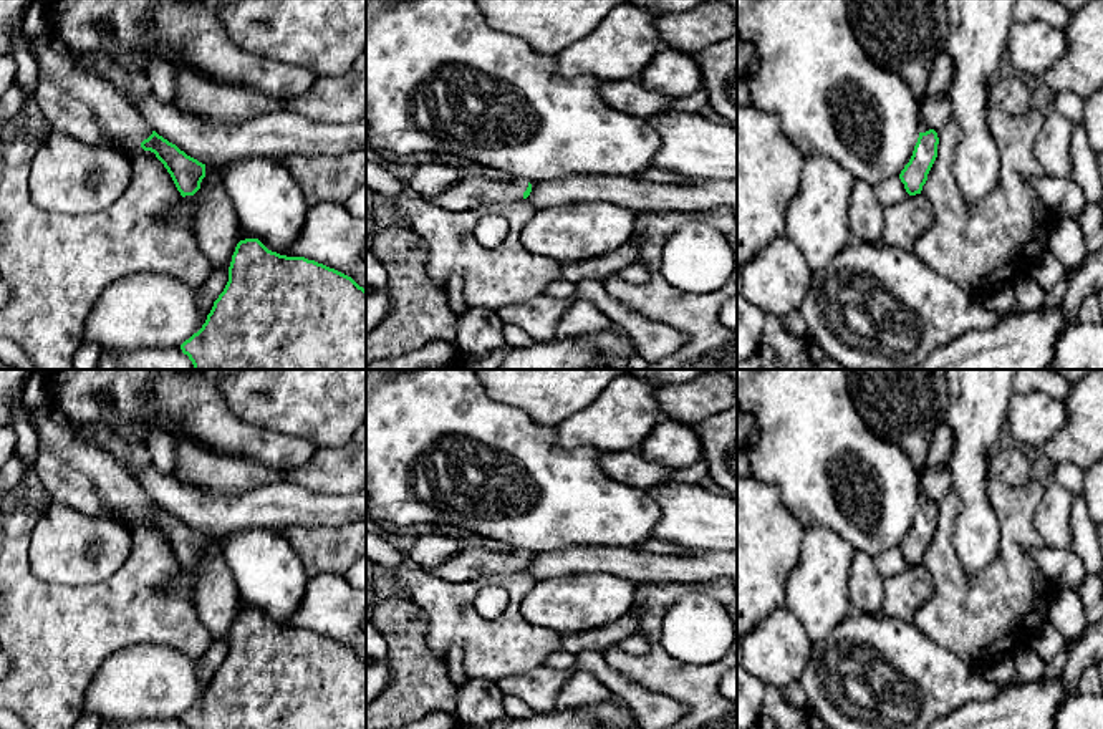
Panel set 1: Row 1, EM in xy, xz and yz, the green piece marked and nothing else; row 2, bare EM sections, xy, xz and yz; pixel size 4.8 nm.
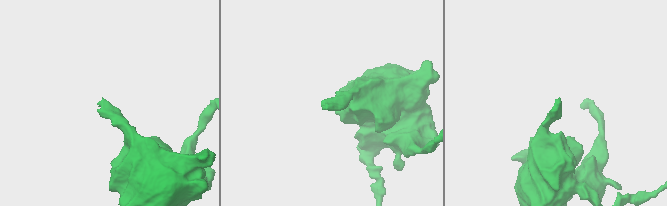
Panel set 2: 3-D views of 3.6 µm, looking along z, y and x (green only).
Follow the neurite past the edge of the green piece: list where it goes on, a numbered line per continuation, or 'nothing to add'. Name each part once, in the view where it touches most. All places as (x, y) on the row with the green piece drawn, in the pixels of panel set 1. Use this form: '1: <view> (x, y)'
1: xy (73, 98)

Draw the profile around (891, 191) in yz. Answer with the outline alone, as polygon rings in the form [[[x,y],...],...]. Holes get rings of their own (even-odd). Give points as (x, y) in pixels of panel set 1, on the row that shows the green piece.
[[[899,176],[889,177],[883,181],[881,184],[874,186],[874,192],[878,196],[878,200],[884,207],[903,202],[909,196]]]

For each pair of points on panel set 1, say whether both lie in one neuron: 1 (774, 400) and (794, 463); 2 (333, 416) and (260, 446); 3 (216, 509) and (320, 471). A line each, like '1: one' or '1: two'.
1: one
2: two
3: two

